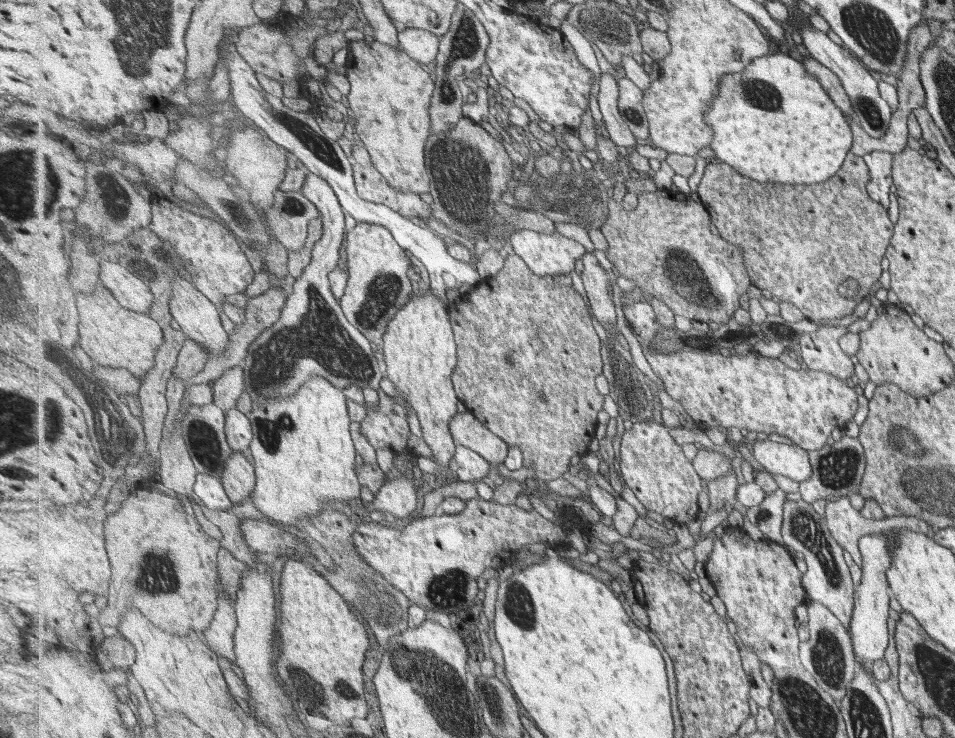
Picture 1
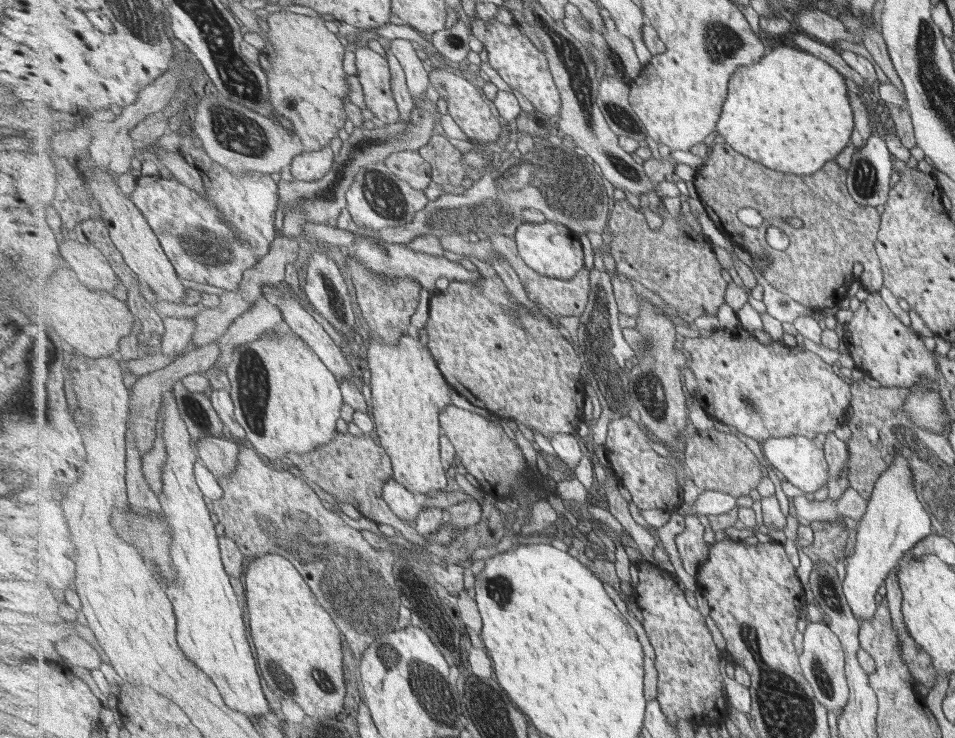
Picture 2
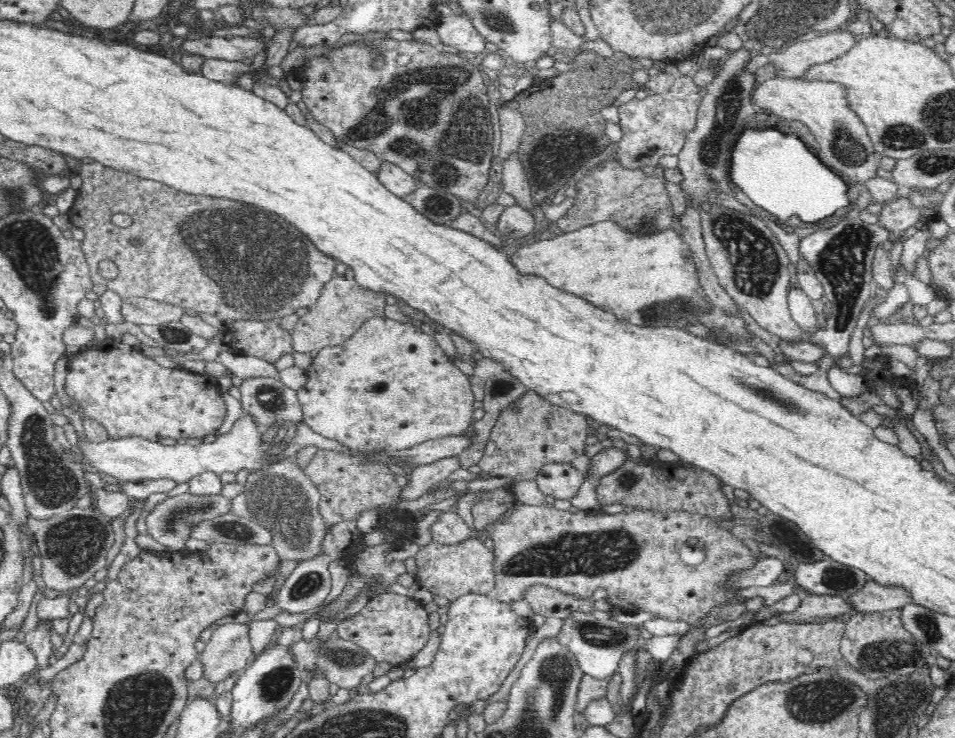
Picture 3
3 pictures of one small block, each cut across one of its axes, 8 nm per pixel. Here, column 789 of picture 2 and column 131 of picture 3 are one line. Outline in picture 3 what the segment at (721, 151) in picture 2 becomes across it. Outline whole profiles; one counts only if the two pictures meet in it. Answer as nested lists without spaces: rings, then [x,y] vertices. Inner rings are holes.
[[[88,157],[78,159],[75,173],[80,177],[80,186],[74,194],[73,206],[66,213],[73,226],[81,228],[85,234],[80,245],[93,284],[111,288],[121,297],[147,296],[158,302],[185,307],[190,312],[217,315],[223,320],[278,319],[283,315],[300,313],[308,305],[314,304],[322,284],[336,274],[336,262],[320,252],[305,234],[277,214],[224,198],[180,193],[163,182],[148,181],[125,170],[111,169]],[[116,212],[130,215],[133,218],[130,226],[114,225],[111,216]],[[135,239],[140,244],[133,248]],[[103,260],[116,264],[118,275],[113,280],[98,274],[98,263]]]

